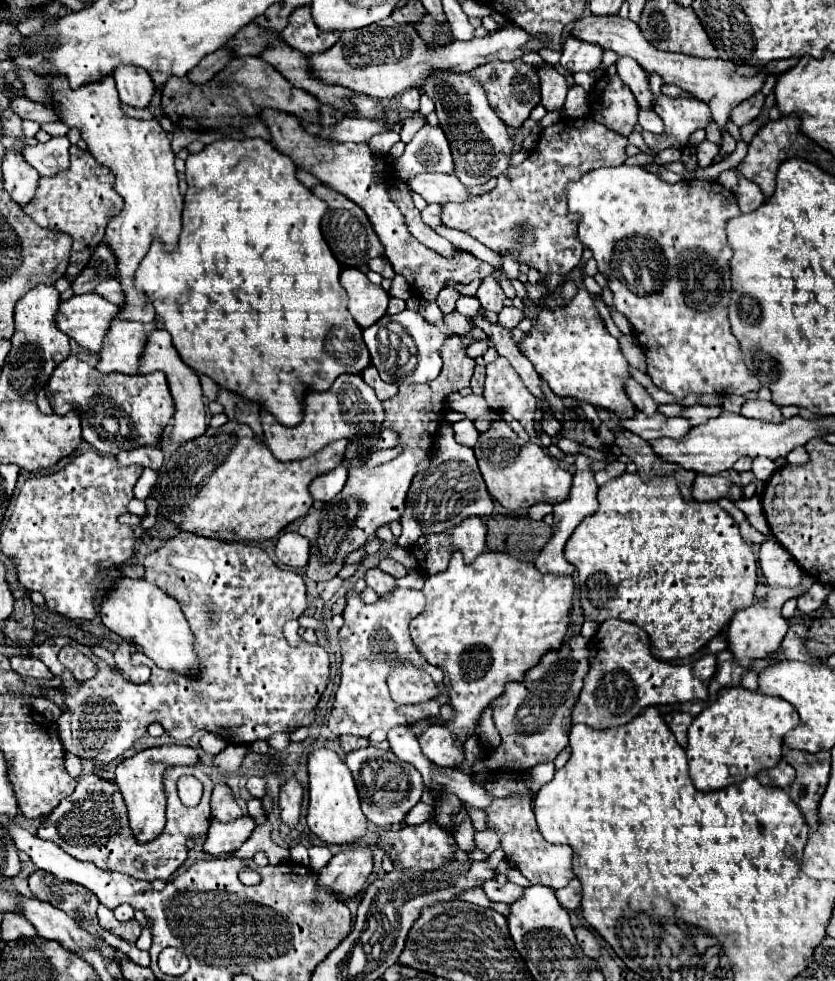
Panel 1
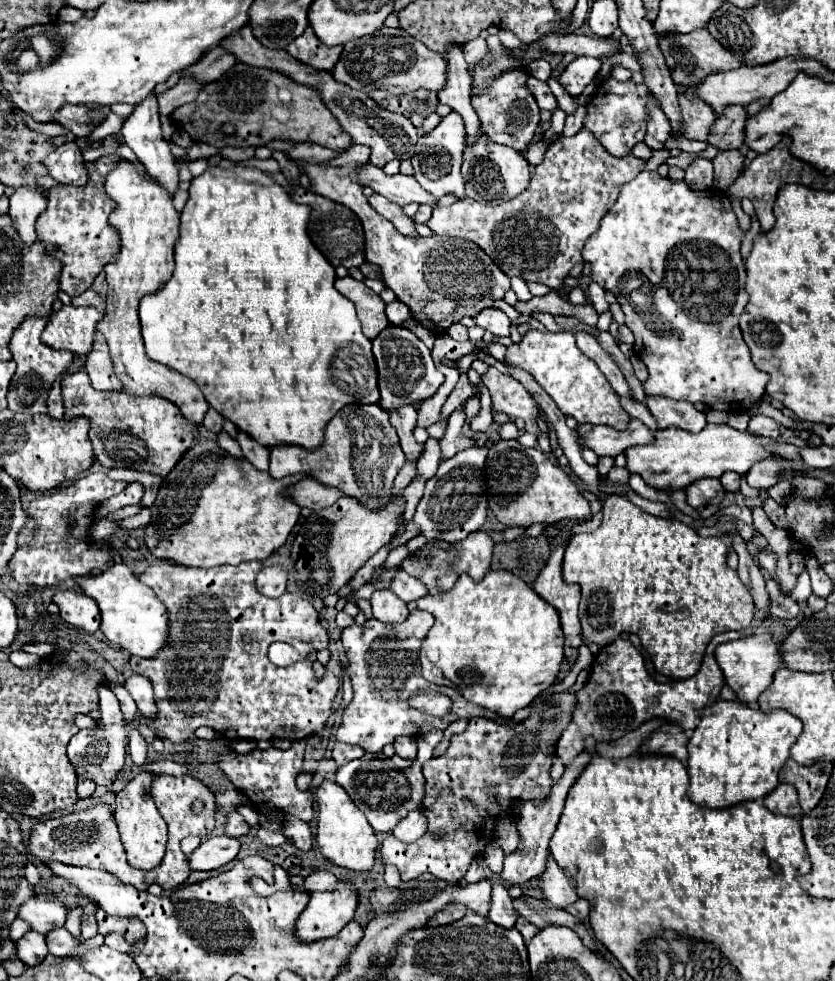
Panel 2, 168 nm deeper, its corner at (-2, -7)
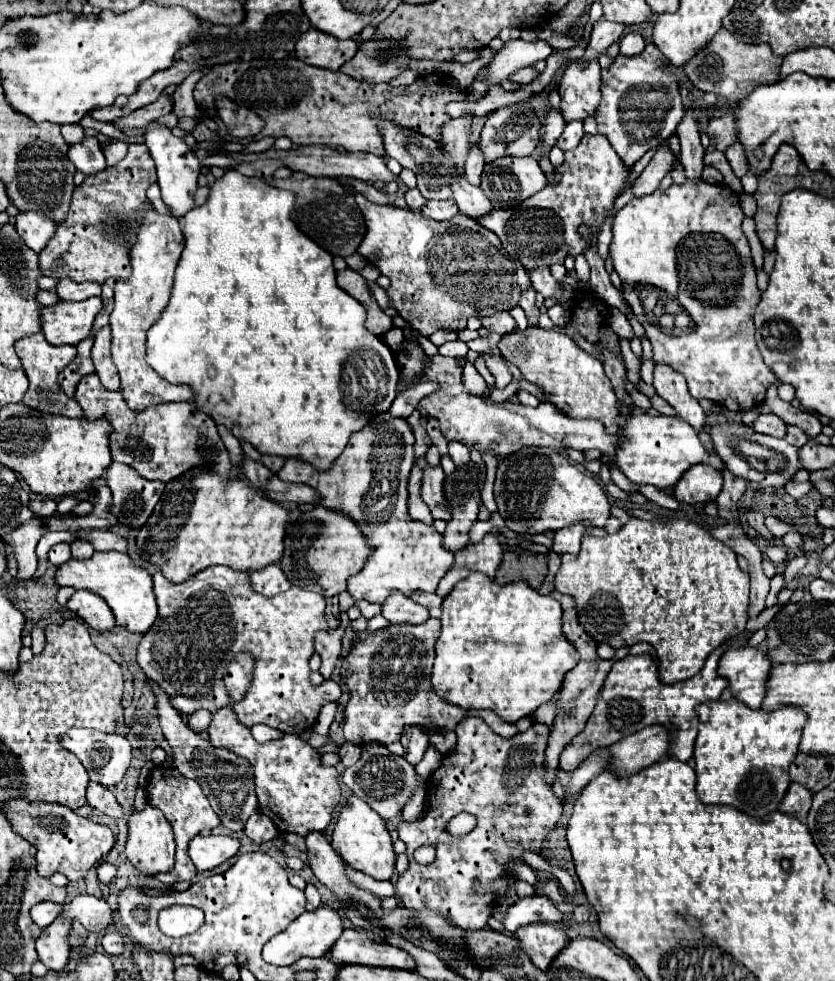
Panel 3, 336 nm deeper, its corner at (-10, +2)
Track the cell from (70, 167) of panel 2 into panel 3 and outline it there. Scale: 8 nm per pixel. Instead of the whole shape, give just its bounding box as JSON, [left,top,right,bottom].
[69,141,105,175]

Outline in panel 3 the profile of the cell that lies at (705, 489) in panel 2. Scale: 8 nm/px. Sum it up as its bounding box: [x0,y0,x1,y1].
[673,465,723,505]

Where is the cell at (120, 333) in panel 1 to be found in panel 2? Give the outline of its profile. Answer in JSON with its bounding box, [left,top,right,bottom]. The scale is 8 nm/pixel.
[85,332,123,390]

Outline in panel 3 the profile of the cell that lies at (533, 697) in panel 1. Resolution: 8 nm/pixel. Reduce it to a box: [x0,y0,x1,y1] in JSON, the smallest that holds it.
[397,717,561,929]

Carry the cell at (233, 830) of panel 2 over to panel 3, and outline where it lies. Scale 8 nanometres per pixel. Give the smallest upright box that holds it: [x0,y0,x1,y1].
[245,811,277,845]

